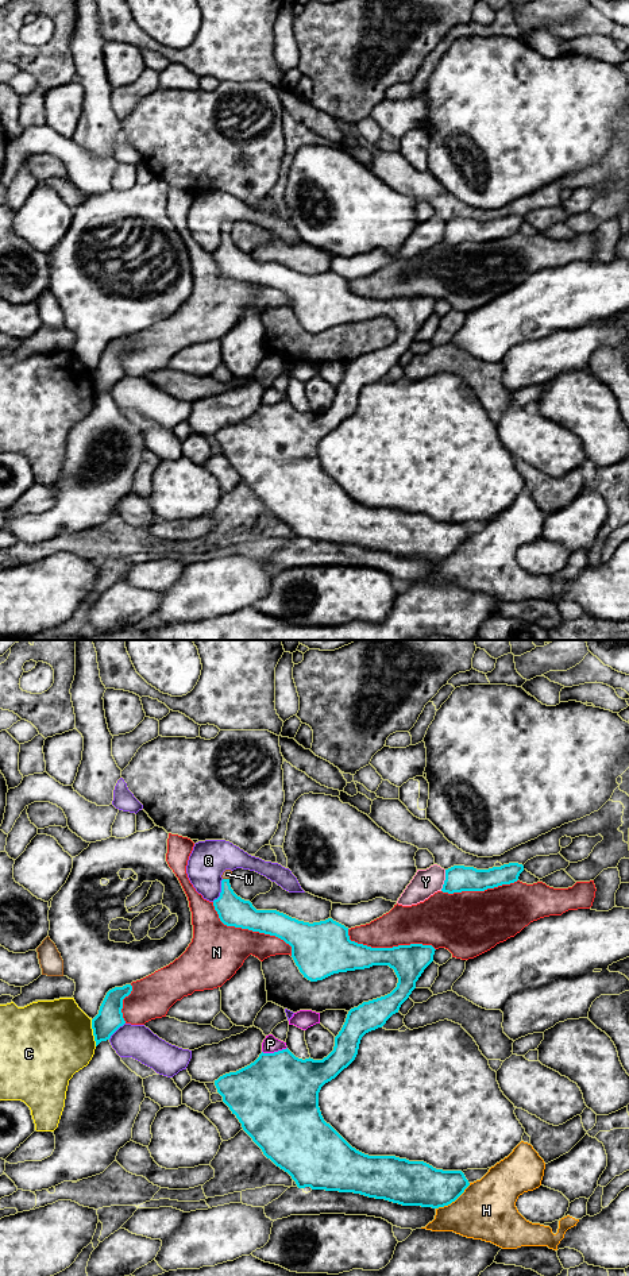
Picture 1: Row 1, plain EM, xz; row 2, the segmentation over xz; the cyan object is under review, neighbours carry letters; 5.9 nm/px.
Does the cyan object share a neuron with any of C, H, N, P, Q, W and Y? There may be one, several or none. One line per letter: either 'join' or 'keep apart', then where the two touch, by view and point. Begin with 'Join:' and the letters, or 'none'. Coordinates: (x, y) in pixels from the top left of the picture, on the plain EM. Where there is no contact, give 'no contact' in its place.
Join: W
C: keep apart | xz (93, 385)
H: keep apart | xz (454, 552)
N: keep apart | xz (251, 281)
P: keep apart | xz (274, 404)
Q: keep apart | xz (222, 243)
W: join | xz (226, 231)
Y: keep apart | xz (444, 232)

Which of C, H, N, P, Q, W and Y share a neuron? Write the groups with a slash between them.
C / H / N / P / Q / W / Y

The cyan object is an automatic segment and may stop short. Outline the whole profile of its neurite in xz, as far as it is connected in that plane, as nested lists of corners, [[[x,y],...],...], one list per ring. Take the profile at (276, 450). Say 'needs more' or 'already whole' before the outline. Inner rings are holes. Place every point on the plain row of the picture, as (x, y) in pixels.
needs more; [[[231,221],[221,227],[221,244],[213,252],[220,273],[235,278],[275,288],[292,298],[292,309],[300,324],[310,334],[333,325],[389,317],[398,335],[387,347],[363,354],[348,363],[346,374],[335,389],[333,402],[323,412],[298,410],[288,400],[261,405],[250,417],[215,432],[217,444],[242,475],[243,482],[277,519],[288,524],[298,540],[354,544],[385,551],[402,558],[439,560],[455,554],[470,537],[462,523],[436,521],[424,513],[409,513],[395,508],[368,508],[352,500],[321,467],[319,444],[356,409],[362,389],[398,365],[401,356],[416,340],[416,334],[433,313],[432,297],[410,296],[393,300],[371,300],[350,292],[348,280],[328,270],[304,274],[277,262],[256,262],[250,252],[238,248],[229,236]]]

